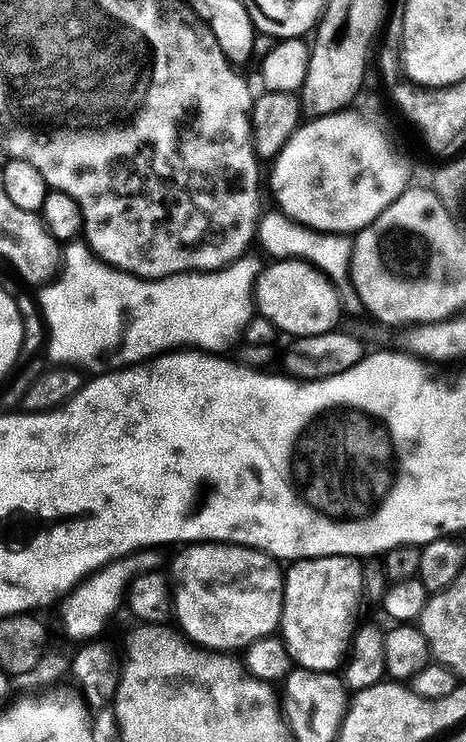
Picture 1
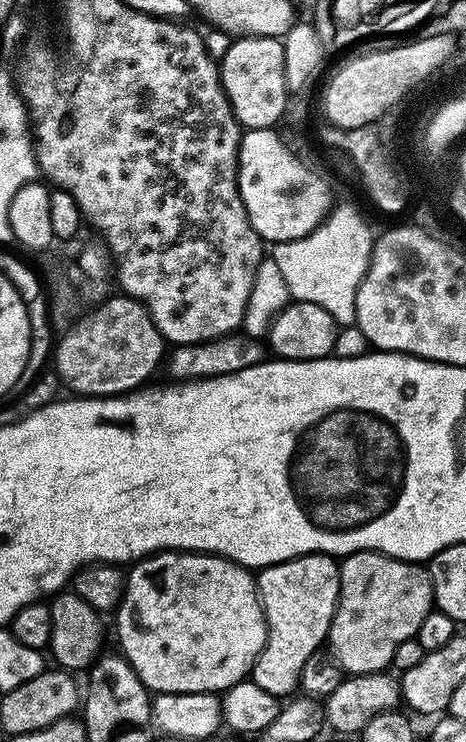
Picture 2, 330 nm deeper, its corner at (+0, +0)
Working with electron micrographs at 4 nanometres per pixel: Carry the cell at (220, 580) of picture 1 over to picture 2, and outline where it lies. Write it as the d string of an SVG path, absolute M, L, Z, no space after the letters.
M165 550L149 554L143 560L137 560L127 569L126 591L120 600L120 607L114 613L116 619L116 636L120 639L119 651L128 665L136 672L136 677L144 683L144 687L152 694L166 692L211 692L223 694L239 684L251 673L257 658L262 654L264 643L268 637L268 627L264 617L264 608L260 604L260 593L256 591L256 576L249 569L217 554L201 554L183 550Z

